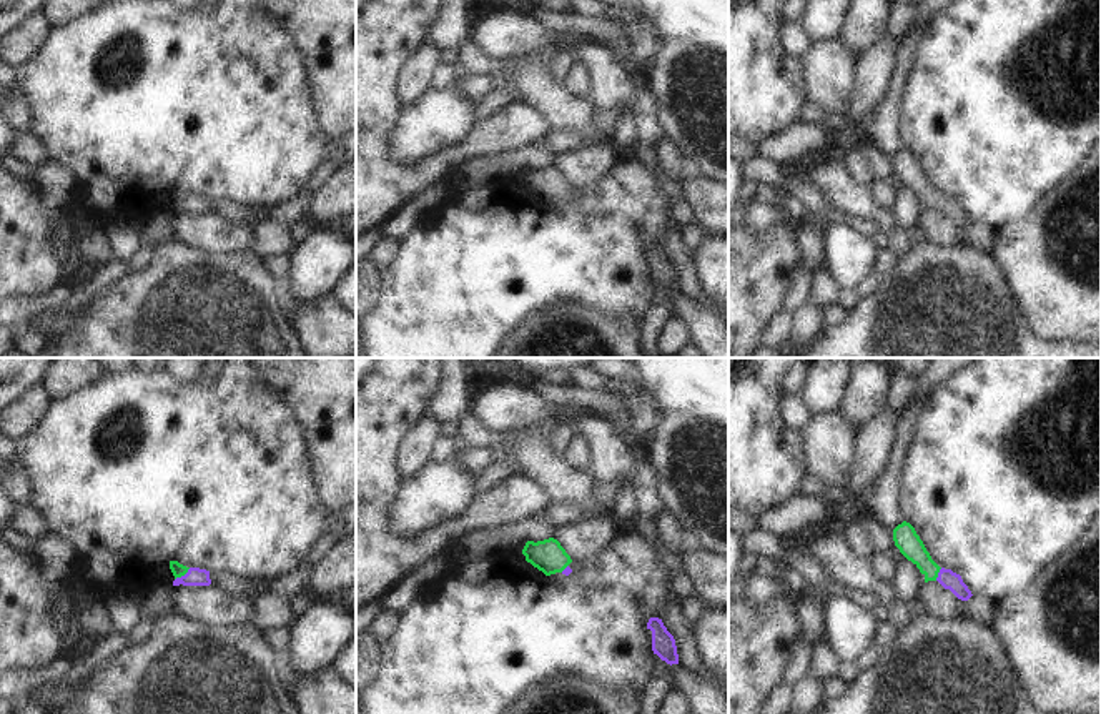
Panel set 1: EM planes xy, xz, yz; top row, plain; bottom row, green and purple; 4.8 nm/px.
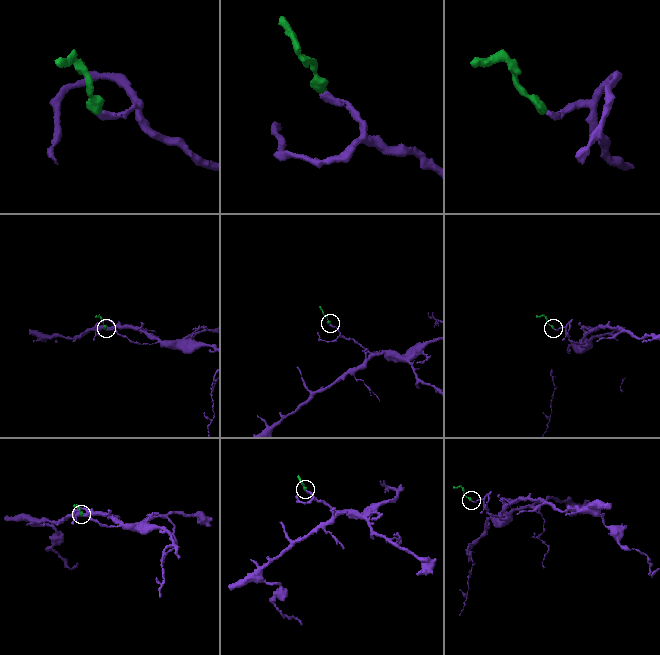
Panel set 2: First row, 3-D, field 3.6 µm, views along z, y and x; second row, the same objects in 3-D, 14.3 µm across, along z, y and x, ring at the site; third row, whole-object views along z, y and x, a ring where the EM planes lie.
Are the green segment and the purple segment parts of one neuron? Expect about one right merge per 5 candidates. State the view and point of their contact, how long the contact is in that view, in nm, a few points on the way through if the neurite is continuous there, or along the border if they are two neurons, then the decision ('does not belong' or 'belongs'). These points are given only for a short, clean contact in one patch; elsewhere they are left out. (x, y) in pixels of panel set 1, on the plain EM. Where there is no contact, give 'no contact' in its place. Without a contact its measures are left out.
contact xy (182, 202); length 100 nm; way xy (178, 197), (182, 202), (195, 203); belongs

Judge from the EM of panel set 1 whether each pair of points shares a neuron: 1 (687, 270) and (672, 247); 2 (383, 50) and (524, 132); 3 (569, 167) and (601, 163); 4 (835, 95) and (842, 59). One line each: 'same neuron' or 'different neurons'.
1: same neuron
2: same neuron
3: same neuron
4: same neuron

